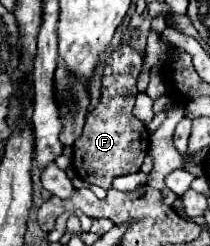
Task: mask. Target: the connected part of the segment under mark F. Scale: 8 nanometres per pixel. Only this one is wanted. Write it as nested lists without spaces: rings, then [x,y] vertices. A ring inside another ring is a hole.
[[[122,44],[106,60],[100,104],[86,116],[84,132],[76,140],[74,156],[72,156],[74,170],[88,184],[96,184],[108,190],[112,186],[112,178],[138,172],[144,156],[148,154],[150,132],[134,116],[134,102],[136,102],[136,92],[138,92],[136,78],[140,70],[142,70],[142,58],[130,44]]]

